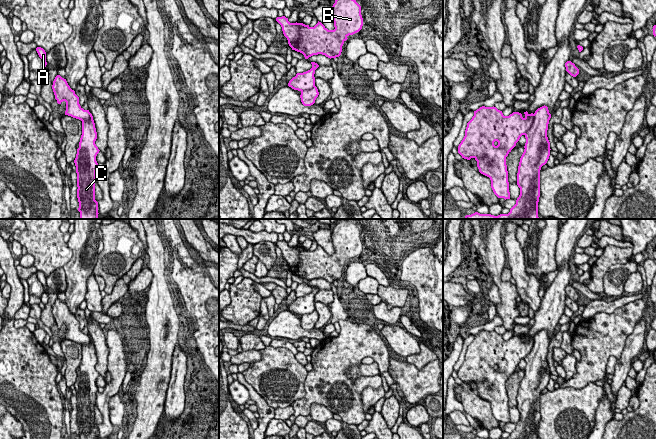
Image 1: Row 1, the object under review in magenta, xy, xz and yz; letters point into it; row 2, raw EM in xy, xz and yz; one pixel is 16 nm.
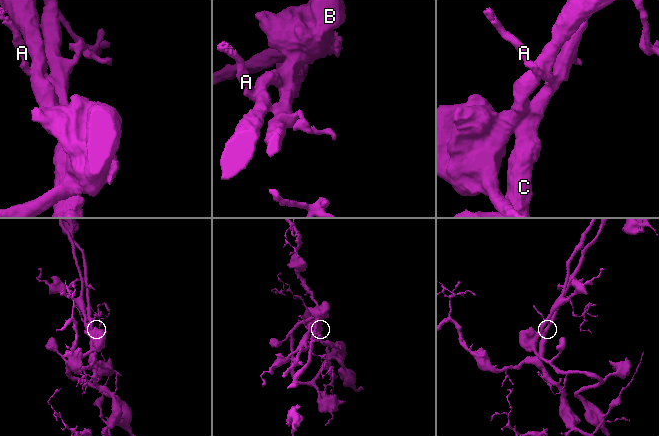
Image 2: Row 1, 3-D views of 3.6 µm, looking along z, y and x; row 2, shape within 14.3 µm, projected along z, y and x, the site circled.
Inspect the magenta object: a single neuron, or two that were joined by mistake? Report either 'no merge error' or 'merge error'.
no merge error

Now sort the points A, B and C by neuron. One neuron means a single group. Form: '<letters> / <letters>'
A B C

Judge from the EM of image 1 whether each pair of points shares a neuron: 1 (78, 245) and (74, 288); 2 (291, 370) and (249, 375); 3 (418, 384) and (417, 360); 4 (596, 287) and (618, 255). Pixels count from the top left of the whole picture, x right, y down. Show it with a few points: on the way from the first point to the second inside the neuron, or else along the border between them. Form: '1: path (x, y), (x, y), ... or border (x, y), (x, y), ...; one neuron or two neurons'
1: path (78, 256), (77, 277); one neuron
2: path (281, 367), (271, 368), (259, 375); one neuron
3: border (432, 359), (419, 369), (406, 361); two neurons
4: path (596, 278), (597, 272), (609, 260); one neuron

